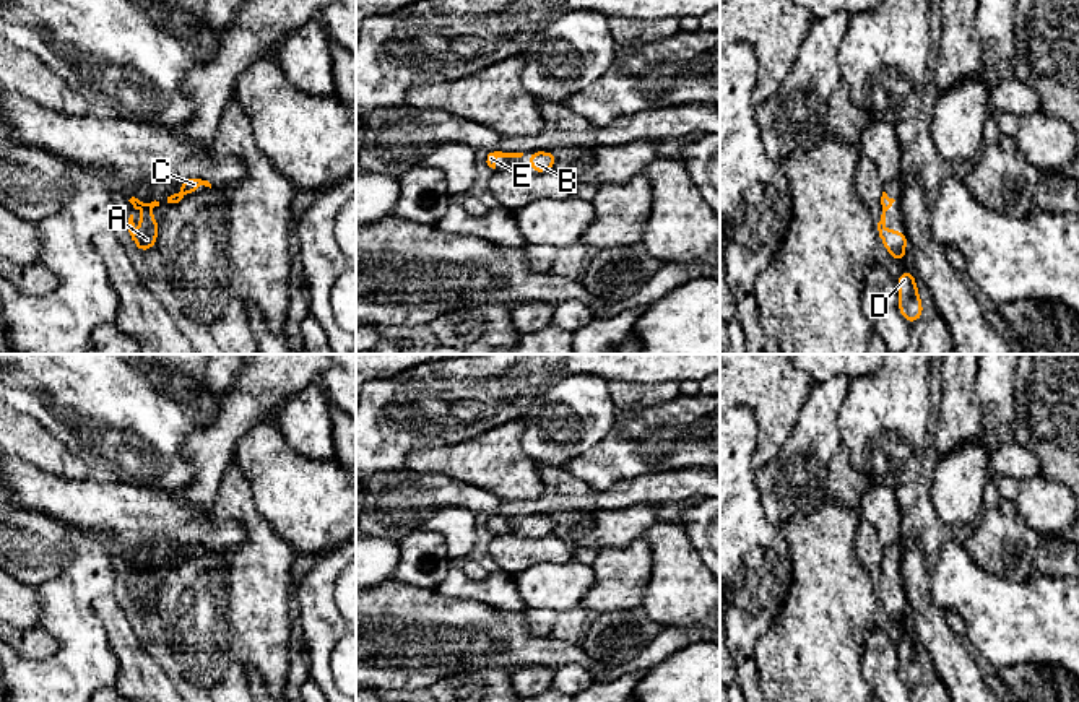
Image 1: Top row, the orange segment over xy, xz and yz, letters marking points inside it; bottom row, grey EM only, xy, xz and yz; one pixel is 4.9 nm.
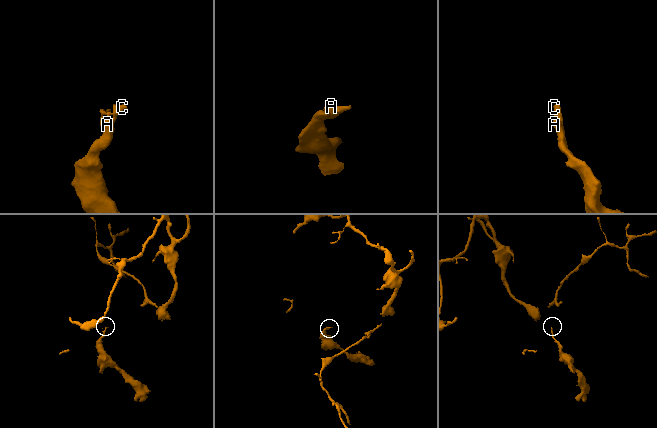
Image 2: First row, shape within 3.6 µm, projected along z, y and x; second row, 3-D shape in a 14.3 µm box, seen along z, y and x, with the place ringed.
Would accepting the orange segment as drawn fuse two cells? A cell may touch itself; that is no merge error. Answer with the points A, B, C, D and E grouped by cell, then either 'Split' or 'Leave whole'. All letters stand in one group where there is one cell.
Groups: A B C D E. Leave whole

